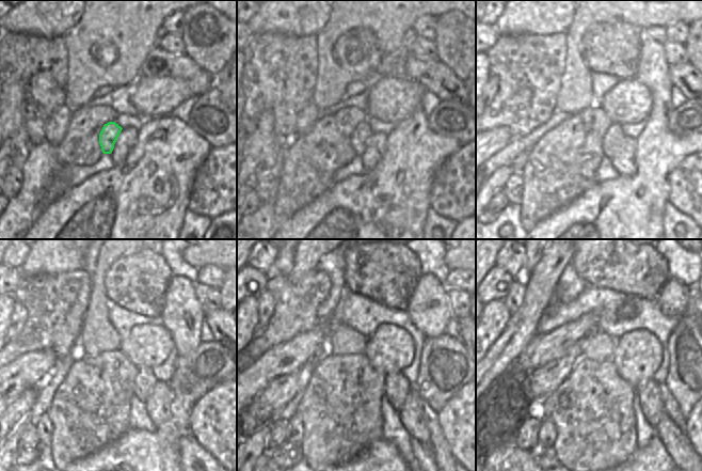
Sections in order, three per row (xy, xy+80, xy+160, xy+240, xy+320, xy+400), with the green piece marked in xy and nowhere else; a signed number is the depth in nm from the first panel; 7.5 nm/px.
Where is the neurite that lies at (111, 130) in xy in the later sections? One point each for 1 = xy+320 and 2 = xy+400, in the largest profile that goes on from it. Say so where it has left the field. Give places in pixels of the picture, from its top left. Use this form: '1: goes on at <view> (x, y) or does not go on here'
1: goes on at xy+320 (397, 389)
2: goes on at xy+400 (648, 393)

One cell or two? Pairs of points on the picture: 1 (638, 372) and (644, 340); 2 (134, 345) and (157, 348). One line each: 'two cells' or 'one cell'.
1: one cell
2: one cell

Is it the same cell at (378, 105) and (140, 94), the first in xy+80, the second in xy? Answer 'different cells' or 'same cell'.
same cell

